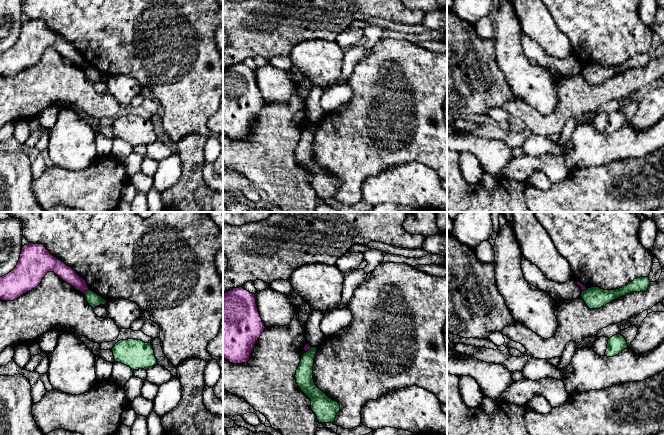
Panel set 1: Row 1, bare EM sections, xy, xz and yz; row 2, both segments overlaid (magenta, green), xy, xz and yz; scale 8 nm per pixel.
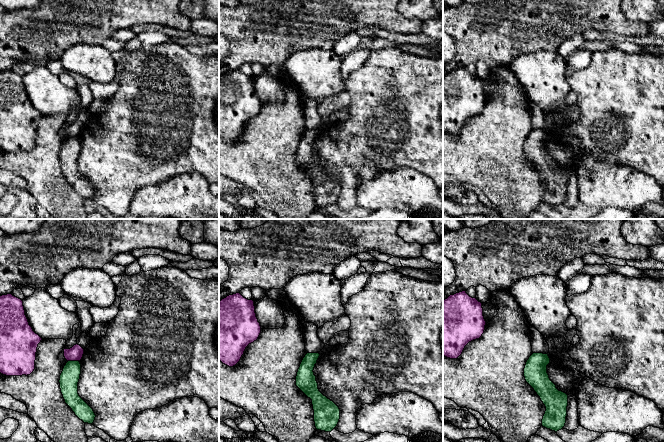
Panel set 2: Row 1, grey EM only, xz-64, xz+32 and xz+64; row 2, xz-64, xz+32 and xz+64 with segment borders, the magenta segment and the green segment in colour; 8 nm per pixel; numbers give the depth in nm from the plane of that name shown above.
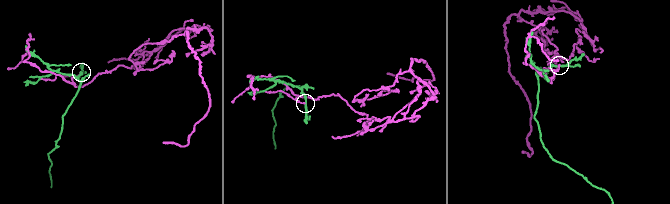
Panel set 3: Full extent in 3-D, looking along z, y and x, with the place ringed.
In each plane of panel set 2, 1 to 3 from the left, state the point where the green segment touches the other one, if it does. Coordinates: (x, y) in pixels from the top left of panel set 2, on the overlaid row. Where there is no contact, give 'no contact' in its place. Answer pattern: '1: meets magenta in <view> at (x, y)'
1: meets magenta in xz-64 at (73, 360)
2: no contact
3: no contact

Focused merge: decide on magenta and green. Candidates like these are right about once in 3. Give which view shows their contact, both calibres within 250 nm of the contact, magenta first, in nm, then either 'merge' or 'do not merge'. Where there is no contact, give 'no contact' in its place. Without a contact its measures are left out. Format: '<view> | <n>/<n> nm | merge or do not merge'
xy | 120/110 nm | do not merge

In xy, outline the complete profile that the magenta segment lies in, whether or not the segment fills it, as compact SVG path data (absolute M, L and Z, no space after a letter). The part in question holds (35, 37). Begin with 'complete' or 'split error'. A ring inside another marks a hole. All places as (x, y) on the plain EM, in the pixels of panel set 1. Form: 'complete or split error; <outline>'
complete; M28 19L22 23L16 43L0 53L0 75L14 77L32 67L39 62L48 48L54 48L83 70L89 66L86 56L71 43L54 33L44 21Z

